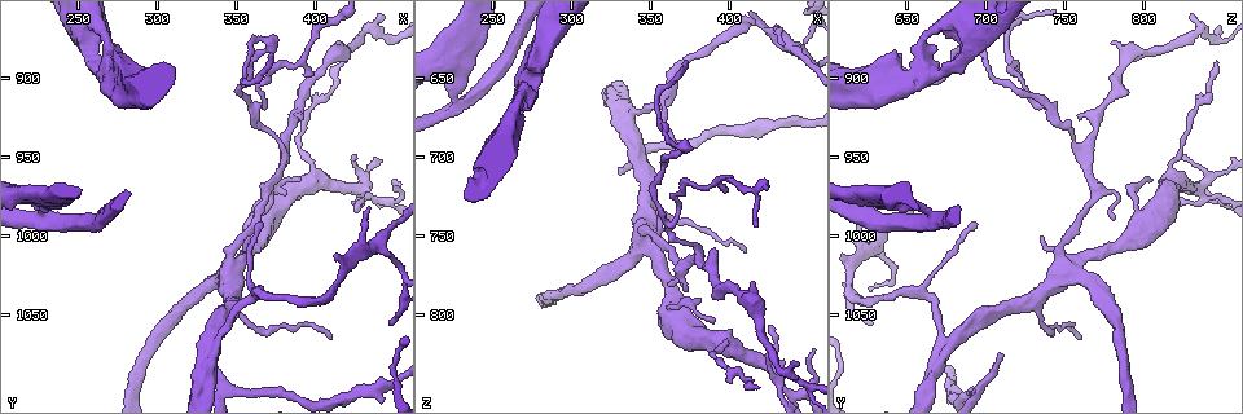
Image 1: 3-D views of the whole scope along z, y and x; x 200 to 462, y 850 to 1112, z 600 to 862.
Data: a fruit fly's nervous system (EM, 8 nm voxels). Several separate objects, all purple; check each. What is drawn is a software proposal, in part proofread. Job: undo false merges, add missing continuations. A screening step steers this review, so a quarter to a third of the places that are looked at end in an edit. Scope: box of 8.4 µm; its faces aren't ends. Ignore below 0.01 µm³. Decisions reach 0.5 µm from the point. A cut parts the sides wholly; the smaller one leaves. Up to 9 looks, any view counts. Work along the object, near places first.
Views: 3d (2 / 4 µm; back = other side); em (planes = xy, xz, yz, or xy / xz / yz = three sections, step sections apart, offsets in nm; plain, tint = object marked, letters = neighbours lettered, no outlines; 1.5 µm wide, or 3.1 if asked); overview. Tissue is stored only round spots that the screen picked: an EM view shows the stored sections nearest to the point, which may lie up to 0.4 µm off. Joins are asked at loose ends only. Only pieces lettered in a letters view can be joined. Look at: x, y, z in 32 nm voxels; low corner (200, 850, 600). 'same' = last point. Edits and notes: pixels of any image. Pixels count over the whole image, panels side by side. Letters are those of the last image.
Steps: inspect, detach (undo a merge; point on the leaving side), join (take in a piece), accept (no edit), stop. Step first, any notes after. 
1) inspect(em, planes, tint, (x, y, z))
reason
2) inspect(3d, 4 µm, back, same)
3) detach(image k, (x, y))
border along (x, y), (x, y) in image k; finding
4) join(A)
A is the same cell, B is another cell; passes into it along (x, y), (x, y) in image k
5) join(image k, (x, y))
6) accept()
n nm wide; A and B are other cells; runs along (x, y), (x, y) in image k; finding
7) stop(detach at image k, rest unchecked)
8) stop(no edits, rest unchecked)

inspect(3d, 2 µm, (230, 986, 666))
sharp bend

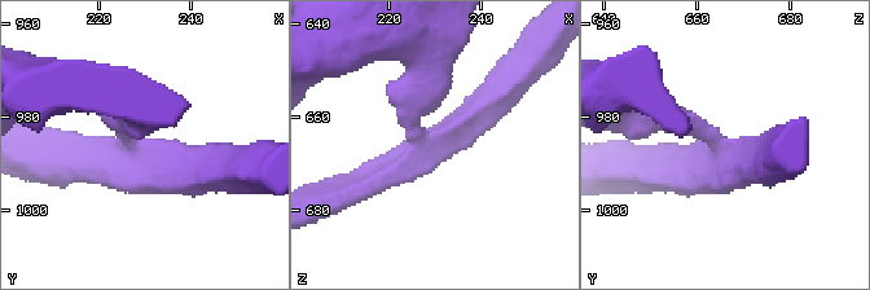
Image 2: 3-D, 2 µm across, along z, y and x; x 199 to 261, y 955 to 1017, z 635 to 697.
inspect(em, xz, step 8, plain, (230, 987, 665))
3 arms; arms of 240, 280, 280 nm

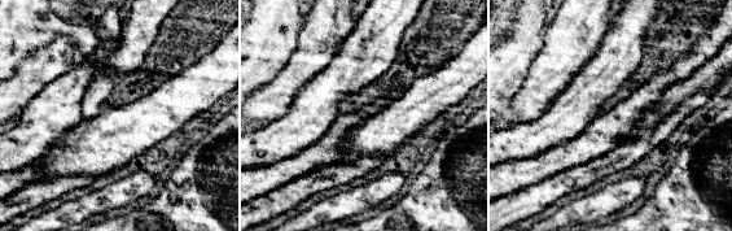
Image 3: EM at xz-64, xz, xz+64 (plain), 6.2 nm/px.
inspect(em, xz, step 8, letters, same)

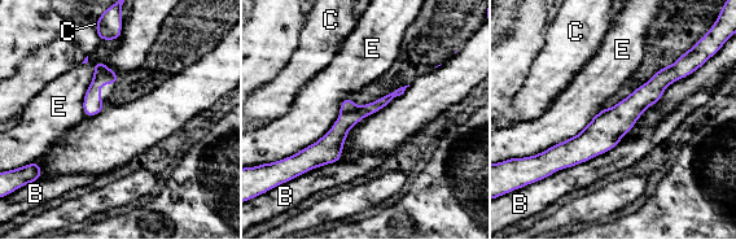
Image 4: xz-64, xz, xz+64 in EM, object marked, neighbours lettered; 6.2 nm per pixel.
detach(image 4, (329, 147))
B, C and E are other cells; border along (358, 107), (351, 112), (340, 114) in image 4; a second cell is stuck on

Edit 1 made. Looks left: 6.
inspect(em, yz, step 8, tint, (410, 1064, 762))
branch stops here

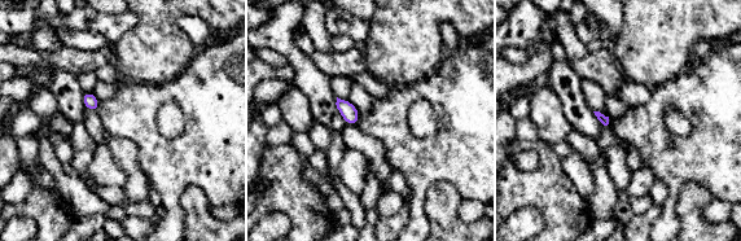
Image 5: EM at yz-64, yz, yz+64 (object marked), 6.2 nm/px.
inspect(em, planes, letters, same)
another direction

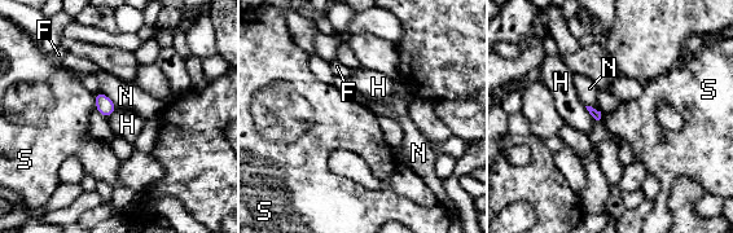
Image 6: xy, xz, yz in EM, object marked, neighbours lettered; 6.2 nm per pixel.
accept()
F, H, N and S are other cells; border along (92, 95), (96, 108) in image 6; none of them fits

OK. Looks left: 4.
inspect(em, xz, step 4, letters, (330, 1074, 712))

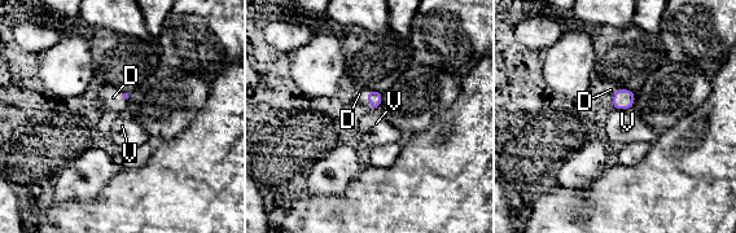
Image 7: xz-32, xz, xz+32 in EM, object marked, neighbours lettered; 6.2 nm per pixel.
inspect(em, planes, letters, same)
cut it another way

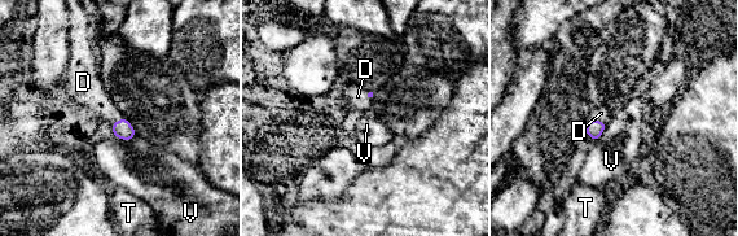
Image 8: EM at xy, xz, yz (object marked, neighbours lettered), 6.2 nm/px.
join(image 8, (601, 113))
D is the same cell, T and V are other cells; it goes on there

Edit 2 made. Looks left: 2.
inspect(3d, 2 µm, (428, 970, 834))
sudden change in width

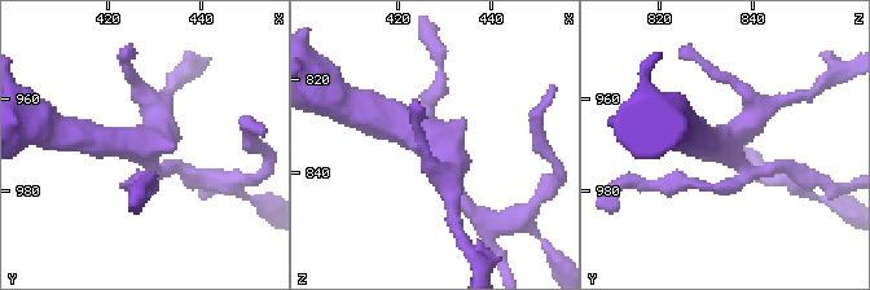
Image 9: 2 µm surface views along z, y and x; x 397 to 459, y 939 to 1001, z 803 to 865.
inspect(em, yz, step 4, letters, (427, 971, 835))

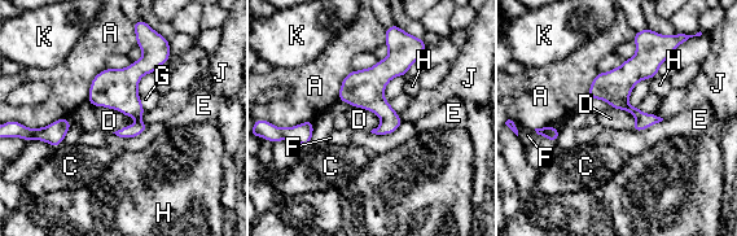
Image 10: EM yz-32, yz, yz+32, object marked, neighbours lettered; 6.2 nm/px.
accept()
200 nm wide; A, C, D, E, F, G, H, J and K are other cells; border along (140, 99), (144, 108) in image 10; all the same cell

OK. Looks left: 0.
stop(detach at image 4, join at image 8, rest unchecked)

